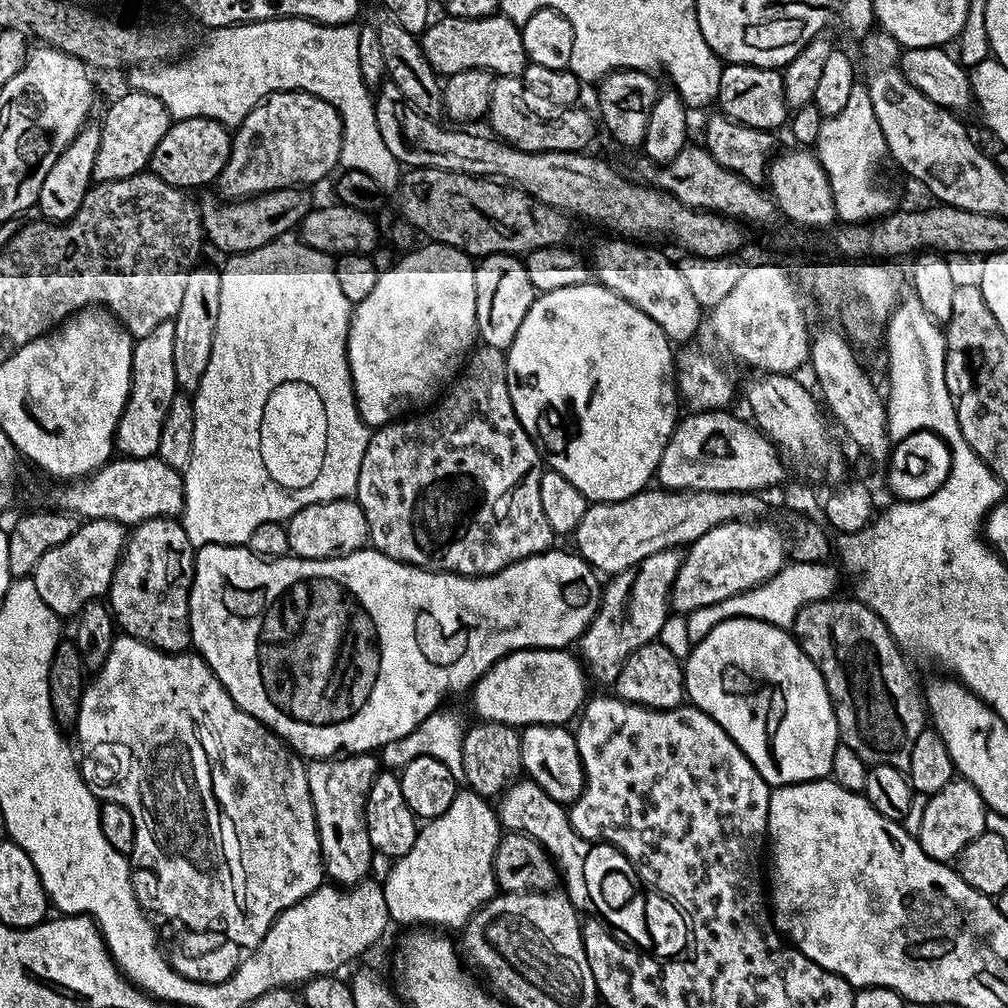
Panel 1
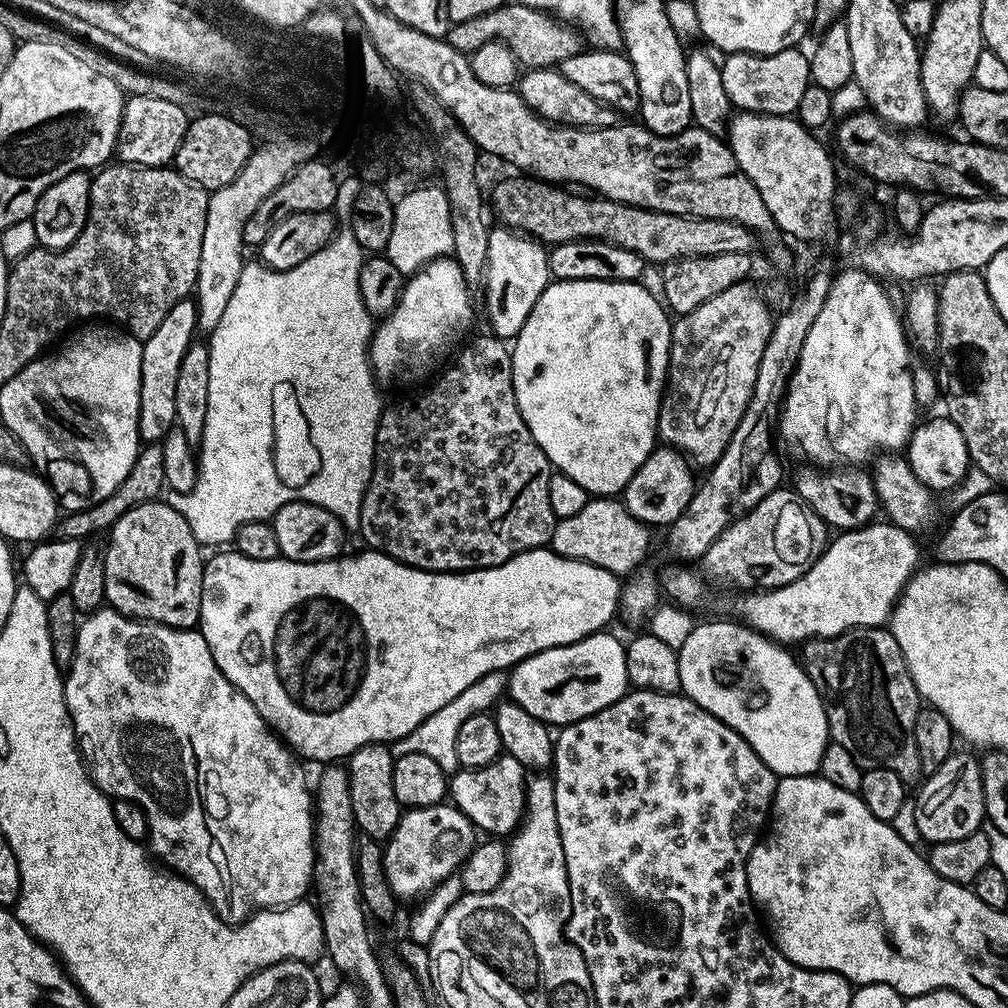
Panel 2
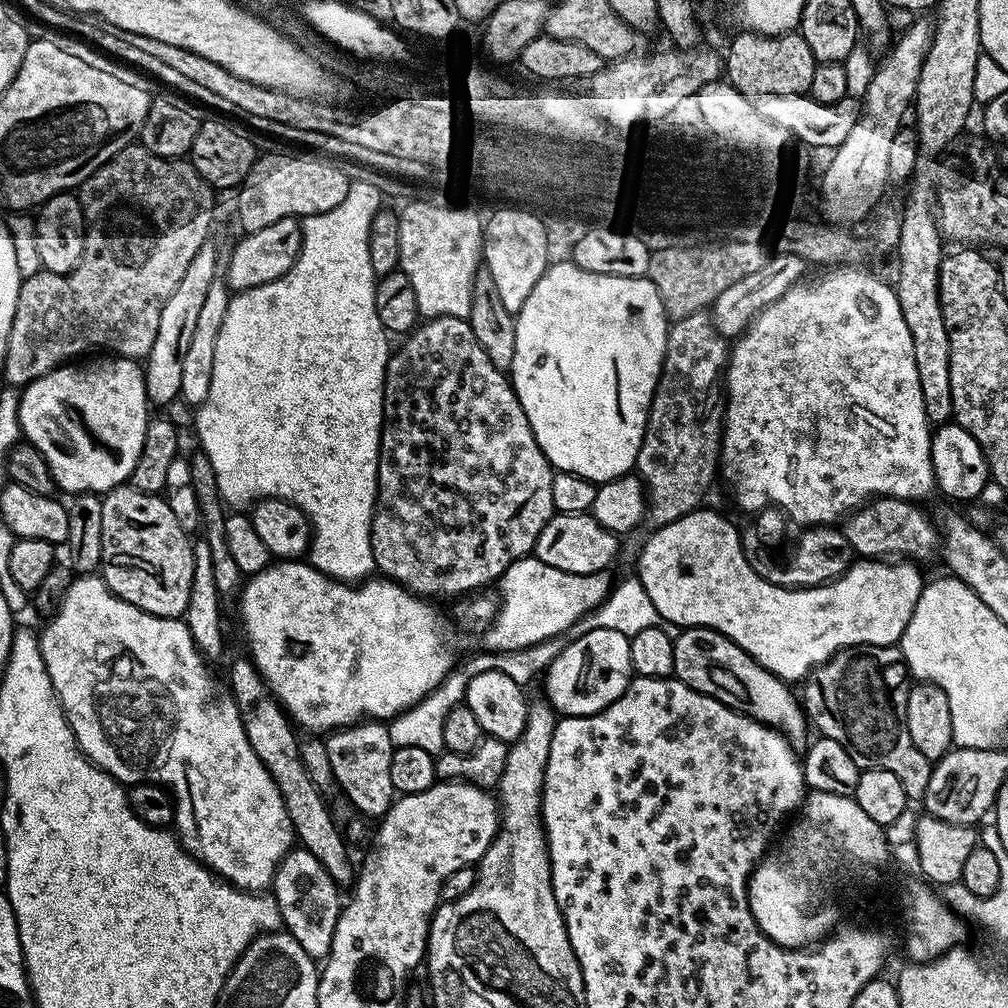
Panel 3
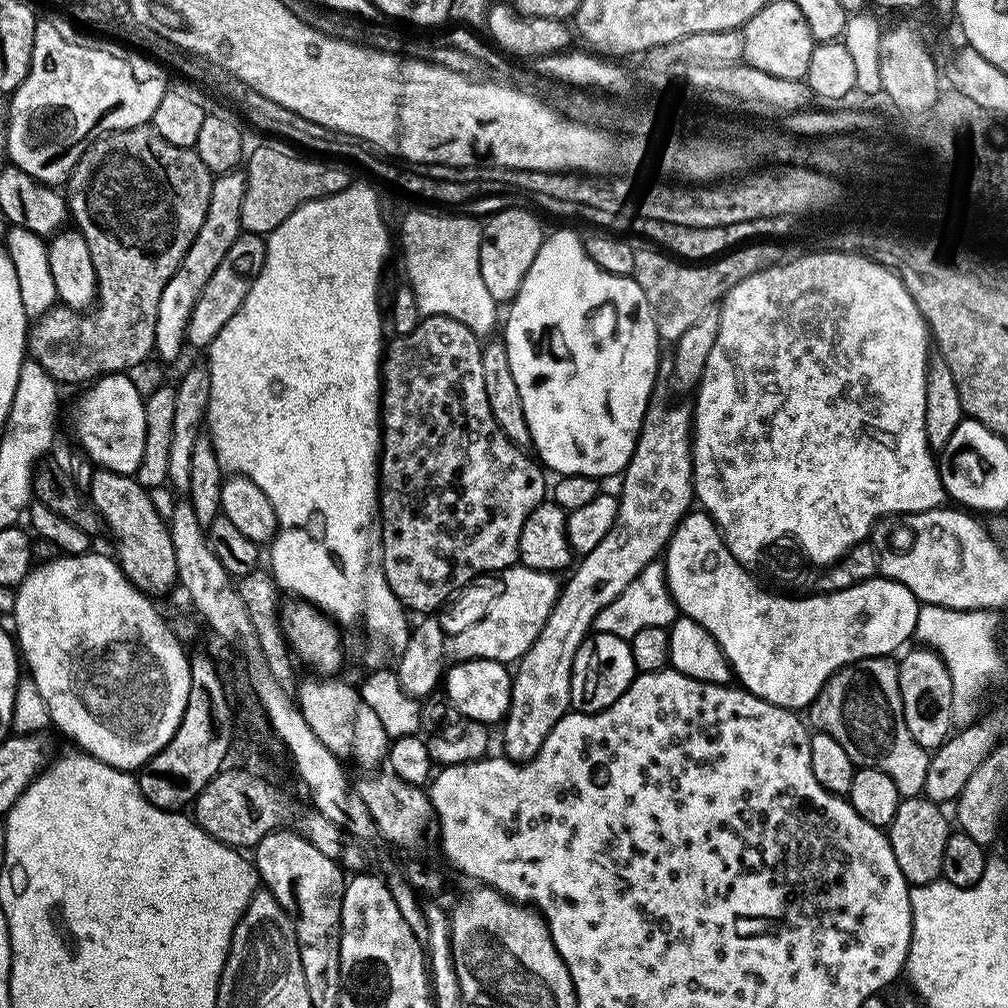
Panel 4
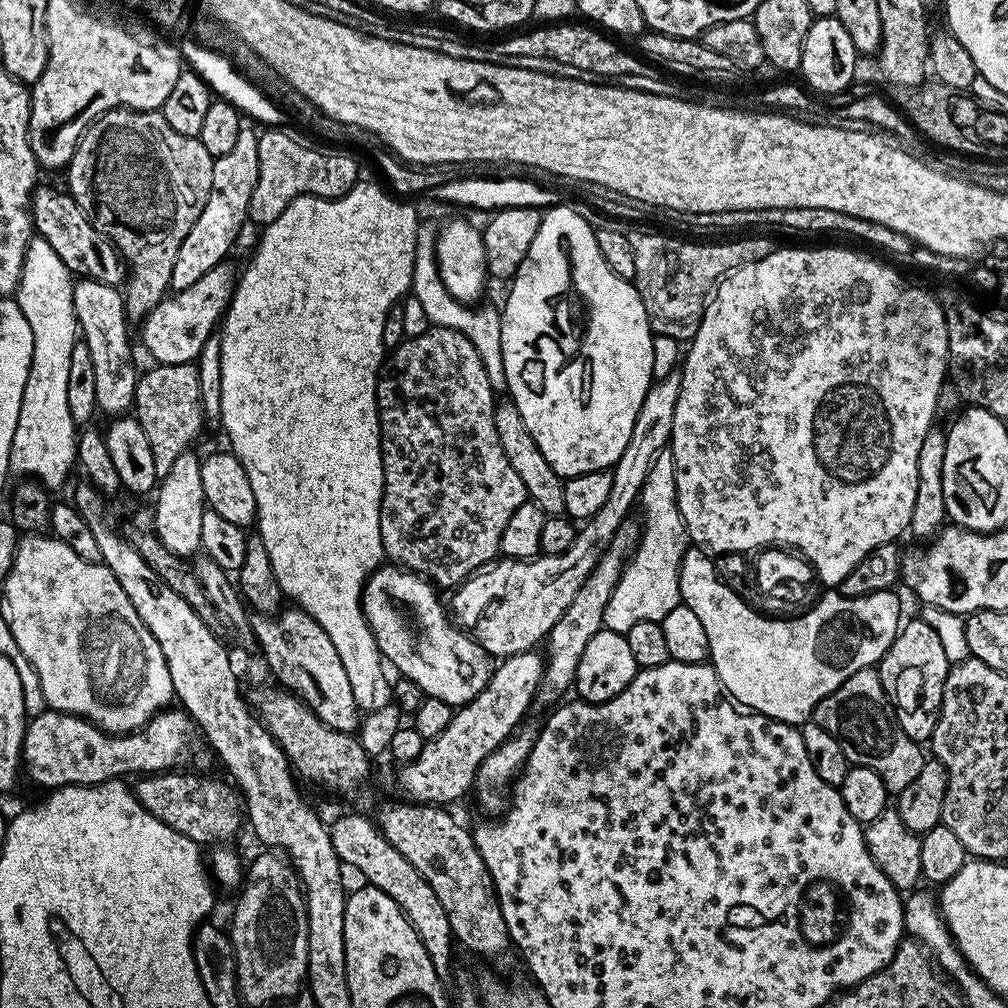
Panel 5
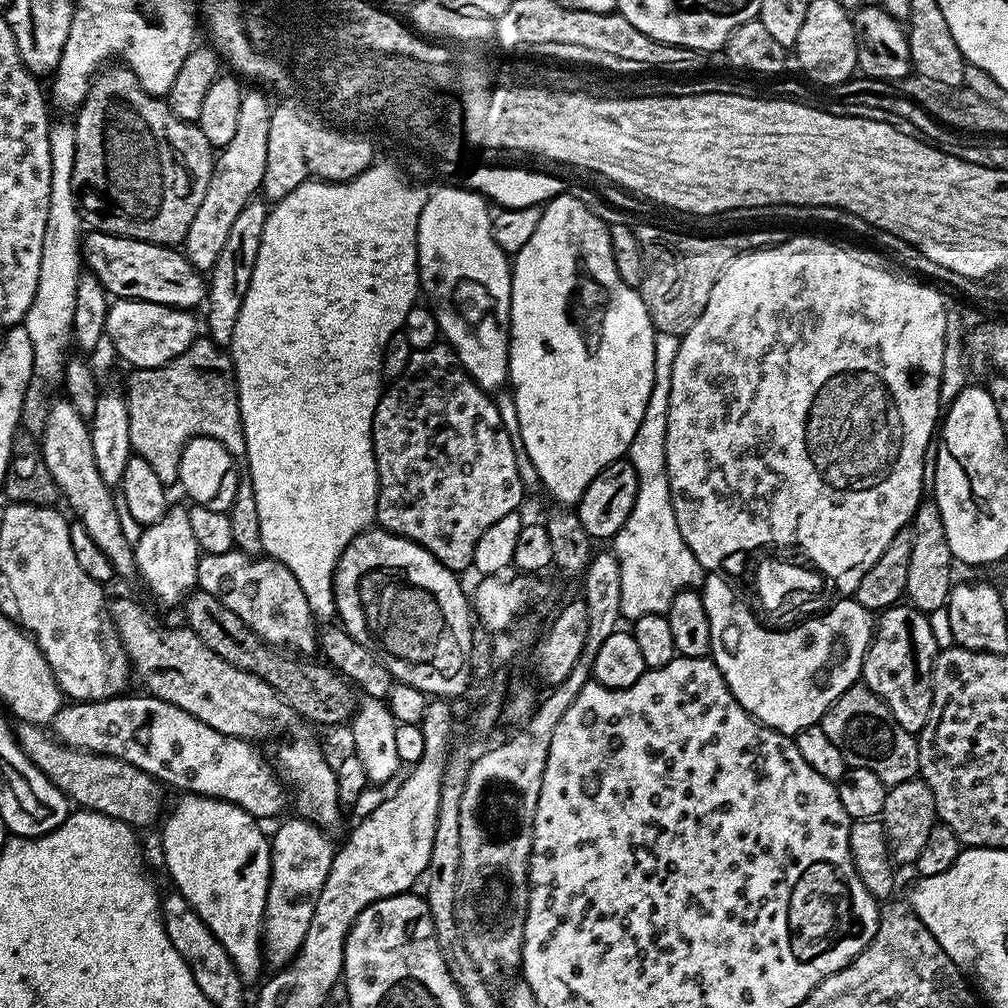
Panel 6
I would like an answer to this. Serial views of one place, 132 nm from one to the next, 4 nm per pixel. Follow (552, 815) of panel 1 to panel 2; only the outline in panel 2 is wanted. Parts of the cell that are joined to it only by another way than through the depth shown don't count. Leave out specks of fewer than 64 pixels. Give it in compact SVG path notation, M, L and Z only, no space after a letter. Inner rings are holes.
M502 754L494 762L490 762L481 768L460 768L451 773L448 782L448 796L451 803L455 804L466 818L470 818L472 827L481 833L487 834L492 838L508 838L520 827L520 822L524 818L524 807L528 805L528 781L526 770L518 758Z

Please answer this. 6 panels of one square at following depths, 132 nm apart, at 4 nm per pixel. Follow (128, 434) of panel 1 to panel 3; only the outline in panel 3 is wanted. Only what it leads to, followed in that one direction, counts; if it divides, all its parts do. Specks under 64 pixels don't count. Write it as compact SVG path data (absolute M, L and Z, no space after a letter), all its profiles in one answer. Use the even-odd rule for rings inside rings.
M205 242L198 254L194 254L186 274L182 274L182 282L178 282L174 294L170 294L166 306L162 306L162 318L158 318L158 335L155 336L154 346L150 346L143 365L146 394L153 405L168 404L179 397L182 386L182 357L186 355L186 350L190 350L190 338L194 335L202 302L206 302L206 293L216 279L216 248L212 242Z

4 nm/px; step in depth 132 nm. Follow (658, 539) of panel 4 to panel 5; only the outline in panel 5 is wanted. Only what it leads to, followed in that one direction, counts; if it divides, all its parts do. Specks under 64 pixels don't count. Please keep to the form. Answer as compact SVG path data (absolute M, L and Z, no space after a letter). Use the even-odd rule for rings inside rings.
M626 519L618 526L609 548L602 554L601 560L594 566L585 584L574 595L574 600L570 602L570 606L567 606L565 613L548 632L546 637L548 652L546 651L544 677L540 680L539 703L555 705L561 699L559 696L567 688L569 691L575 685L578 662L582 662L582 650L586 650L586 642L590 642L590 638L594 638L594 634L598 634L604 628L606 602L610 602L610 594L614 594L614 590L620 584L620 576L624 573L625 563L635 552L636 543L640 540L642 528L637 521L635 524L634 520Z

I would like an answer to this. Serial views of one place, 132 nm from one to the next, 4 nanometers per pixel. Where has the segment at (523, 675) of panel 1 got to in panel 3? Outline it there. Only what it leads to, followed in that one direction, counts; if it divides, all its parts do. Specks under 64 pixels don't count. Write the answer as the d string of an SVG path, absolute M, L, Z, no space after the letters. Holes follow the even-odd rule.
M590 630L582 638L564 645L562 654L554 658L543 677L546 699L561 717L592 716L610 706L630 683L629 637L618 630Z

